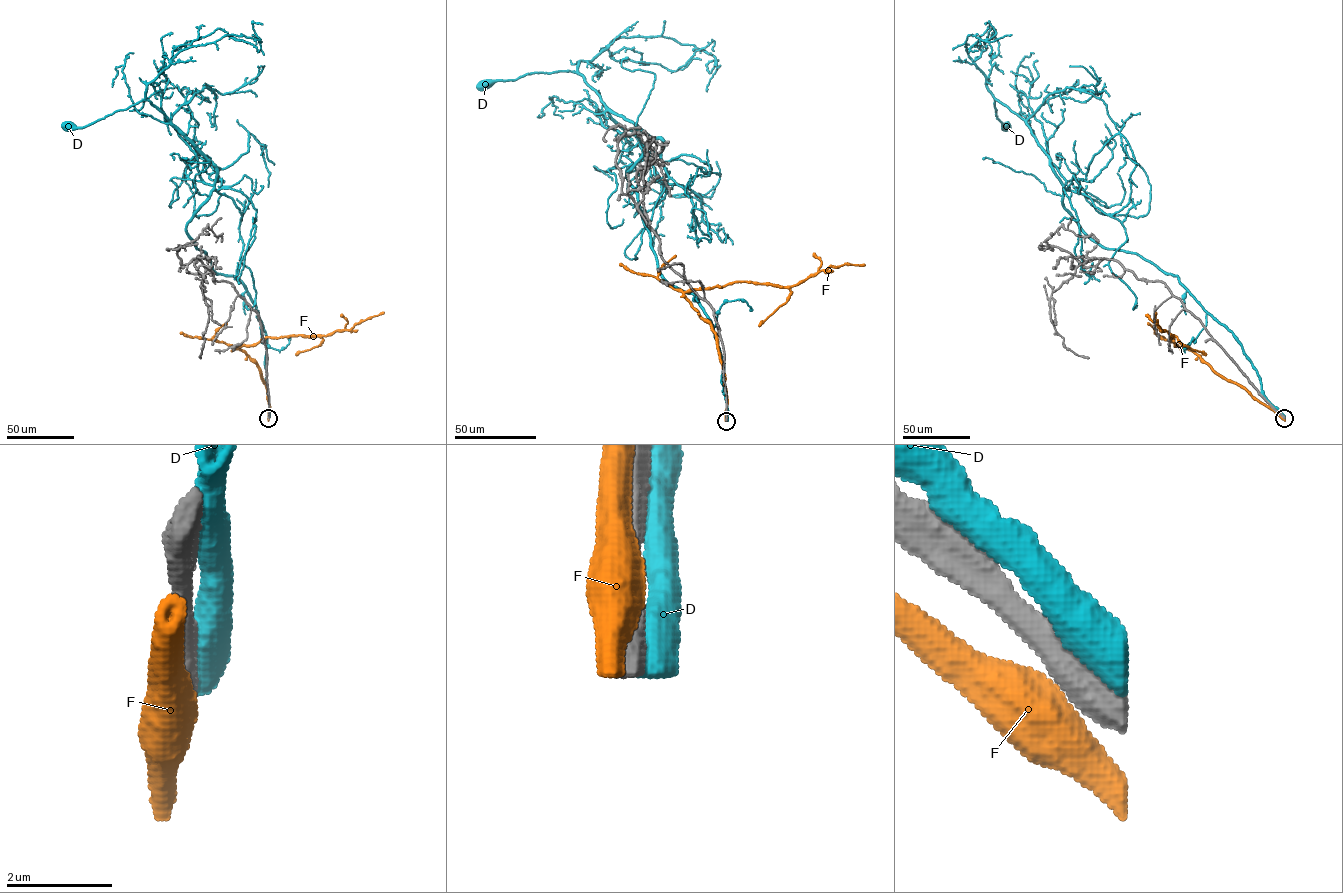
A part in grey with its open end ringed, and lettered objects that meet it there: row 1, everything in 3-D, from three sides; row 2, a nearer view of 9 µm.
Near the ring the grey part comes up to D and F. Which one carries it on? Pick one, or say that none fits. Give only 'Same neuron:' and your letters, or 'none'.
Same neuron: none

